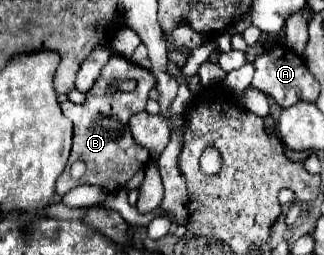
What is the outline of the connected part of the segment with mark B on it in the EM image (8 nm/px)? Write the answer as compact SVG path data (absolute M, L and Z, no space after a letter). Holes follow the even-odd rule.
M110 57L108 67L104 67L104 75L100 75L98 83L88 93L86 103L82 105L72 105L70 101L64 103L64 113L74 123L74 143L72 143L72 155L68 163L82 161L86 165L86 173L76 181L70 177L66 169L56 181L56 193L60 197L72 187L78 187L84 183L98 185L100 189L106 189L106 191L116 191L124 187L132 179L132 175L144 167L144 163L148 163L150 153L148 149L140 147L134 141L128 129L128 119L144 111L148 101L148 91L152 87L154 87L154 75L148 69L142 69L136 63L122 57ZM118 79L136 79L138 85L134 91L120 91L114 85Z

